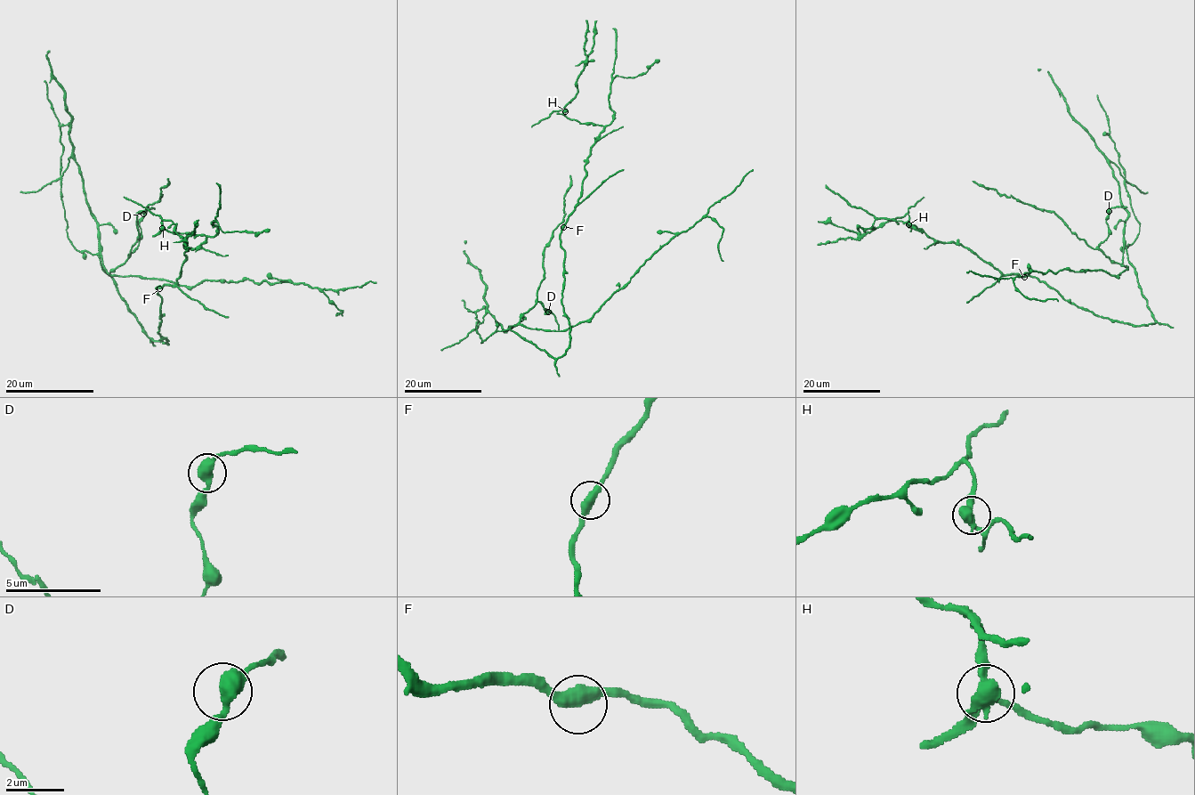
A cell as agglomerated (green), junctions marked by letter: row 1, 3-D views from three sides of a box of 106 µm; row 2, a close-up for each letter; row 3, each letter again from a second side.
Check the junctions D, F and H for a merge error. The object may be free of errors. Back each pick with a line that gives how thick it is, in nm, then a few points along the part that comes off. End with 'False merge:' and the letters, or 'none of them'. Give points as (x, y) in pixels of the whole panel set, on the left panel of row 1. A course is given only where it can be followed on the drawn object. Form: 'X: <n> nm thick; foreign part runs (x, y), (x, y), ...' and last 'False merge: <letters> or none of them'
H: 440 nm thick; foreign part runs (162, 228), (159, 215), (176, 224), (175, 231), (185, 239), (198, 224)
False merge: H

